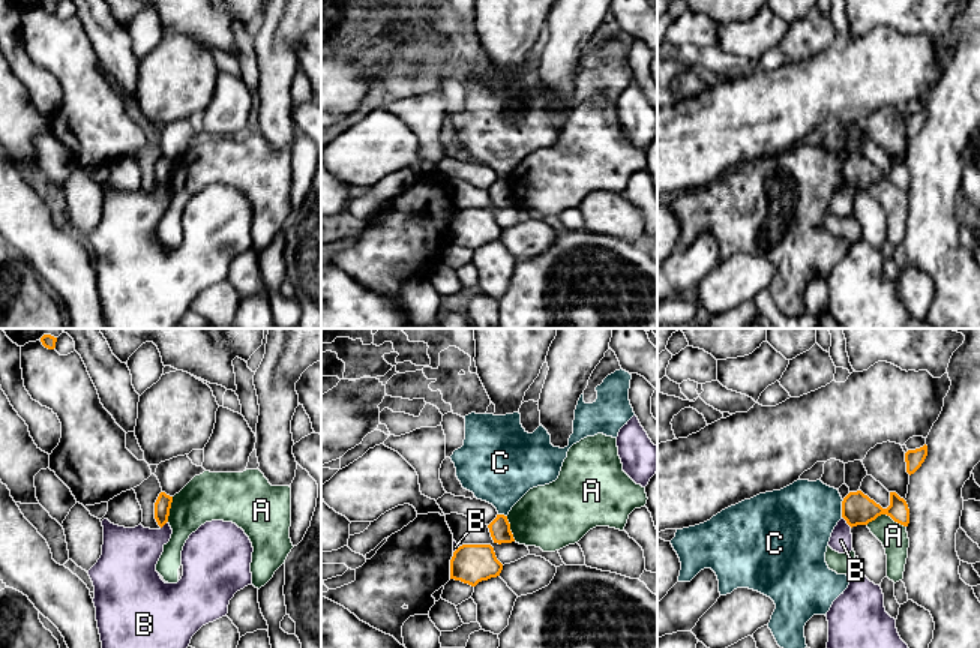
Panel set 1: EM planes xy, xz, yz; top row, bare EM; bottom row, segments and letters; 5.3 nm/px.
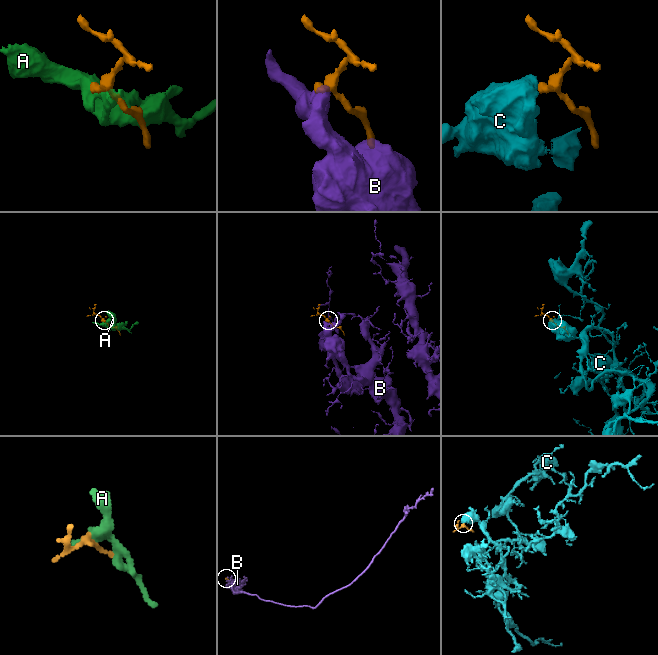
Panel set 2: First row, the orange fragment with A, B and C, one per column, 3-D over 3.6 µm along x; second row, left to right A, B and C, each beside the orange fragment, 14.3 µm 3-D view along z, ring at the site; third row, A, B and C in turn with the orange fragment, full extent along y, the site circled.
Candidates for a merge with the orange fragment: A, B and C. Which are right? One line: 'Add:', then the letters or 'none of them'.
Add: none of them

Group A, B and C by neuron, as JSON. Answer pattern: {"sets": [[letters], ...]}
{"sets": [["A"], ["B"], ["C"]]}

